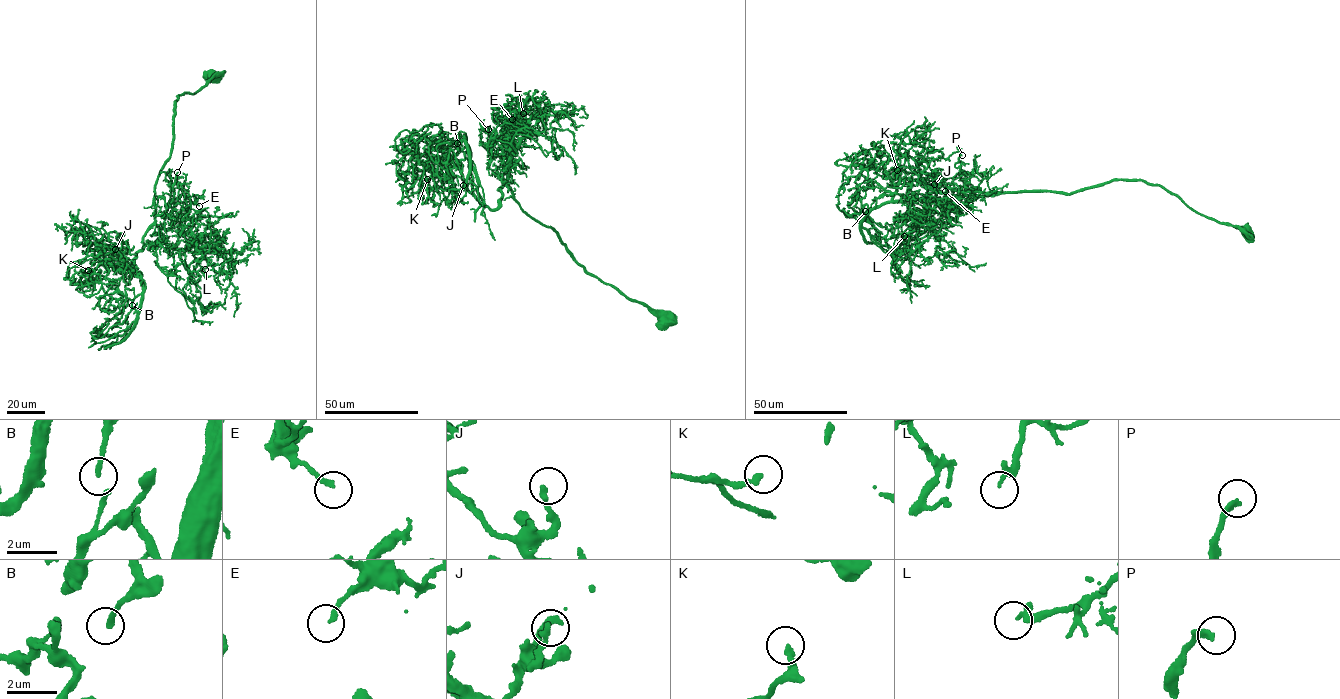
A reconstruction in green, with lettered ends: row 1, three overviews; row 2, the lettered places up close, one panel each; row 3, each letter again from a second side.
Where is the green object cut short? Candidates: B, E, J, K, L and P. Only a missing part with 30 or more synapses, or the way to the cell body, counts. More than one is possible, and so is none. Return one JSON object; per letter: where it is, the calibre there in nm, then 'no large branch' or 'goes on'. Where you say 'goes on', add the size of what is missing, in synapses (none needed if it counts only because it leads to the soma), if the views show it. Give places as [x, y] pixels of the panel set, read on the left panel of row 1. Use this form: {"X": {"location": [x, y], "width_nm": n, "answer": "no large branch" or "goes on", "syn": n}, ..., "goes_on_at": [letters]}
{"B": {"location": [132, 305], "width_nm": 200, "answer": "goes on", "syn": 45}, "E": {"location": [199, 206], "width_nm": 170, "answer": "no large branch"}, "J": {"location": [115, 249], "width_nm": 200, "answer": "no large branch"}, "K": {"location": [88, 270], "width_nm": 200, "answer": "no large branch"}, "L": {"location": [205, 269], "width_nm": 190, "answer": "goes on", "syn": 30}, "P": {"location": [177, 172], "width_nm": 240, "answer": "goes on", "syn": 50}, "goes_on_at": ["B", "L", "P"]}

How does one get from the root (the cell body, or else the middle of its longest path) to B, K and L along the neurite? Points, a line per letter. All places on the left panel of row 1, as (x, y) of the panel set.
B: (213, 76), (175, 101), (174, 138), (155, 186), (154, 221), (143, 248), (117, 268), (142, 277), (132, 305)
K: (213, 76), (175, 101), (154, 221), (143, 248), (117, 268), (140, 275), (113, 259), (88, 270)
L: (213, 76), (194, 94), (178, 95), (174, 138), (154, 200), (166, 243), (206, 257), (205, 269)

